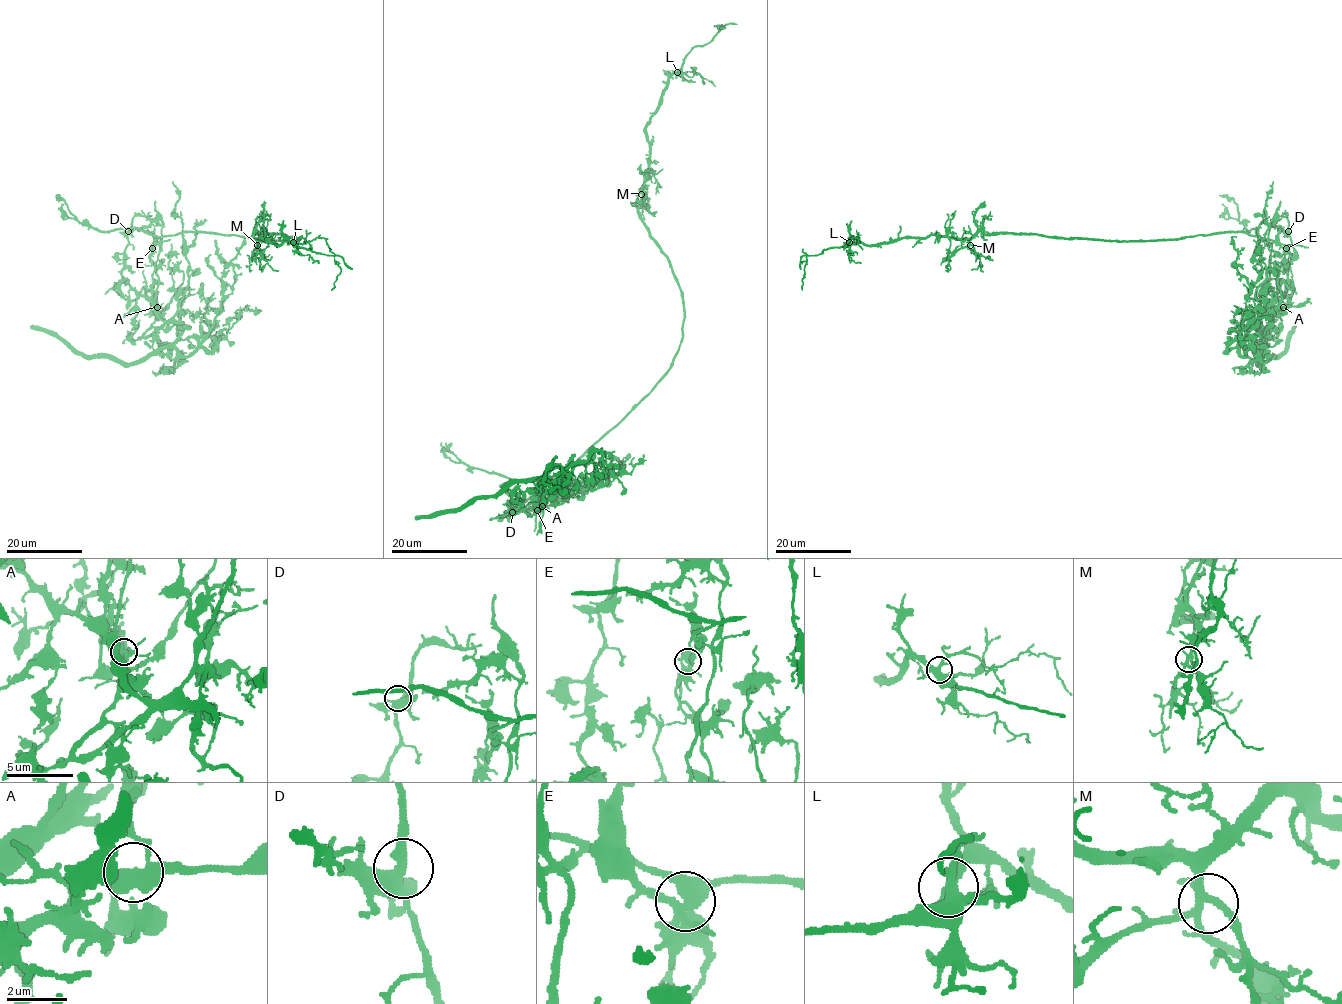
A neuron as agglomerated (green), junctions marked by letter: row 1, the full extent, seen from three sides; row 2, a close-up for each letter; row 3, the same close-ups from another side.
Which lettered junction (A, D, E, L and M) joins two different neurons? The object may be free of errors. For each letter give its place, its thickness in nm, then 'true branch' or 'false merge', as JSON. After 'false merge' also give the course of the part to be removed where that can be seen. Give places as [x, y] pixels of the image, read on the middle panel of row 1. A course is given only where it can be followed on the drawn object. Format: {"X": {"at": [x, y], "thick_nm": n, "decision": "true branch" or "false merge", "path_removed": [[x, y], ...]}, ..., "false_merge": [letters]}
{"A": {"at": [542, 506], "thick_nm": 460, "decision": "true branch"}, "D": {"at": [512, 512], "thick_nm": 400, "decision": "true branch"}, "E": {"at": [537, 510], "thick_nm": 440, "decision": "false merge", "path_removed": [[537, 510], [682, 337], [683, 293], [637, 210], [646, 124], [715, 26]]}, "L": {"at": [677, 72], "thick_nm": 400, "decision": "true branch"}, "M": {"at": [641, 194], "thick_nm": 260, "decision": "true branch"}, "false_merge": ["E"]}

